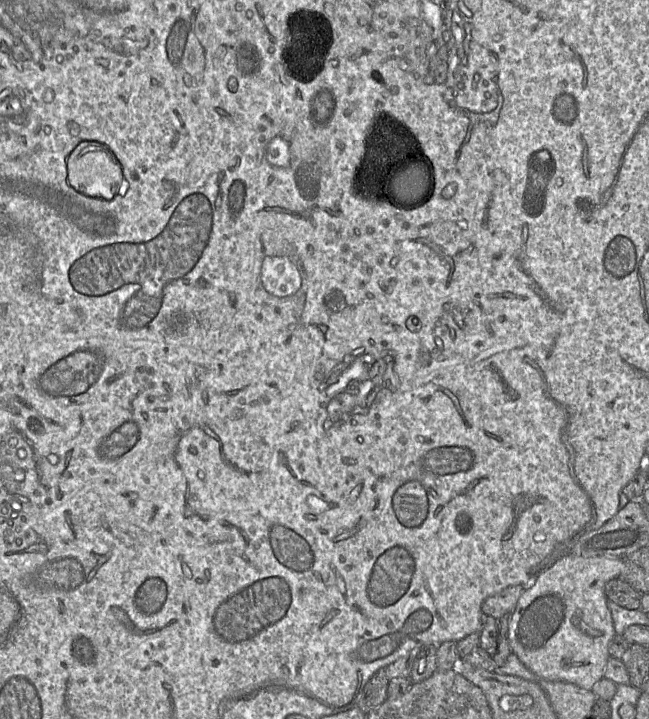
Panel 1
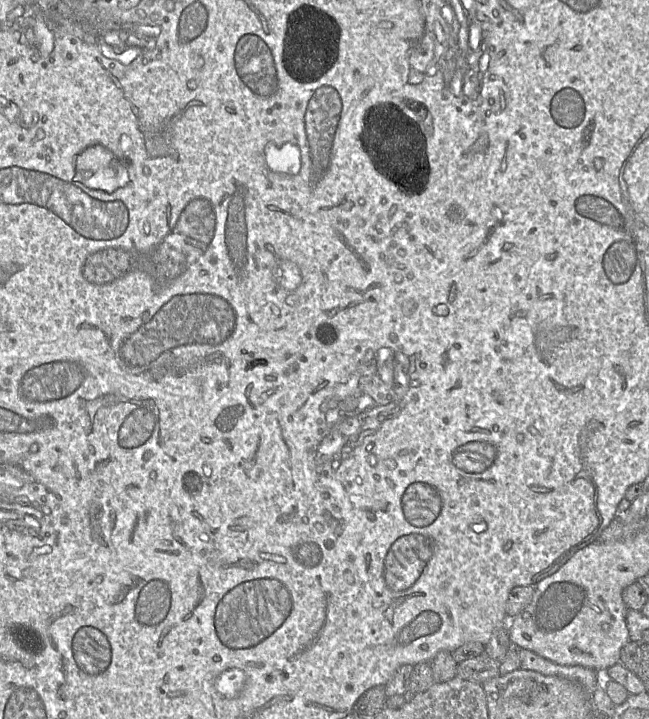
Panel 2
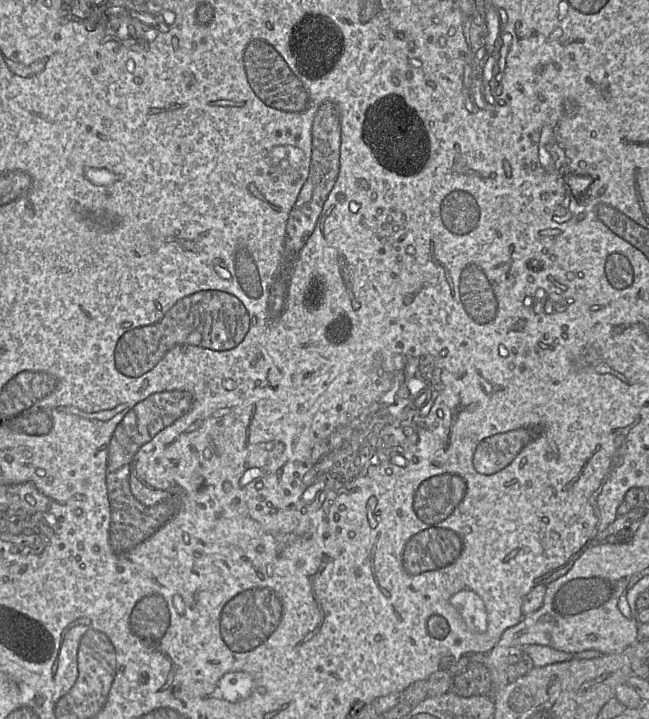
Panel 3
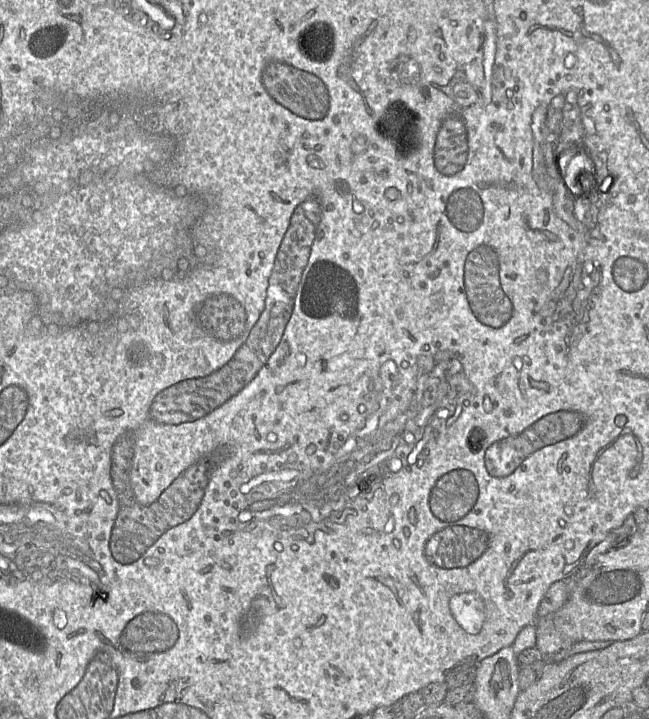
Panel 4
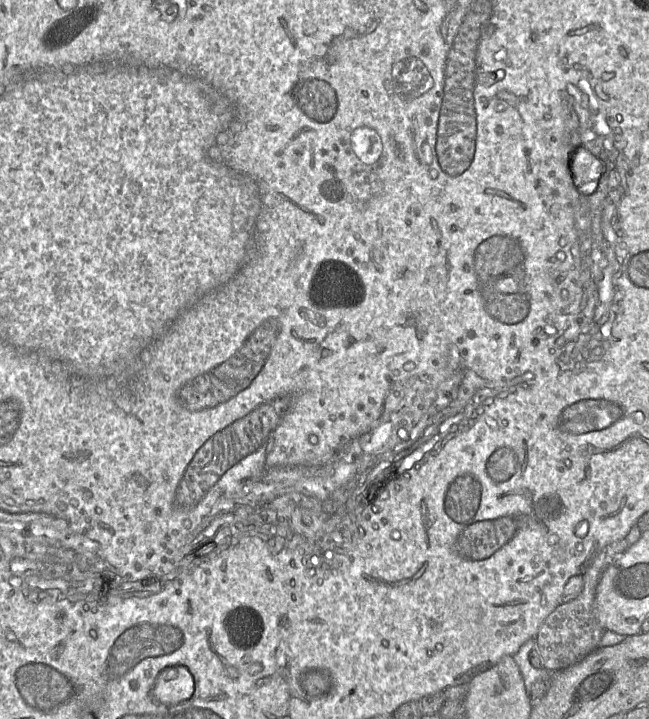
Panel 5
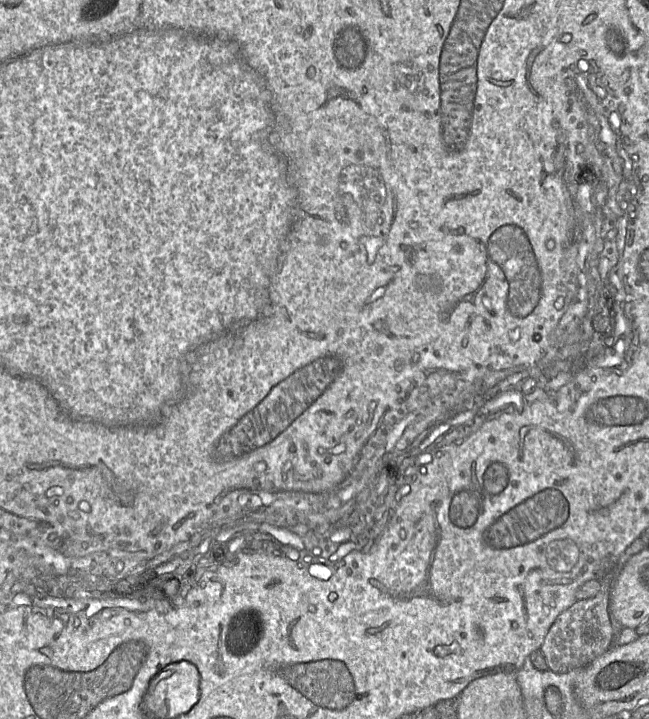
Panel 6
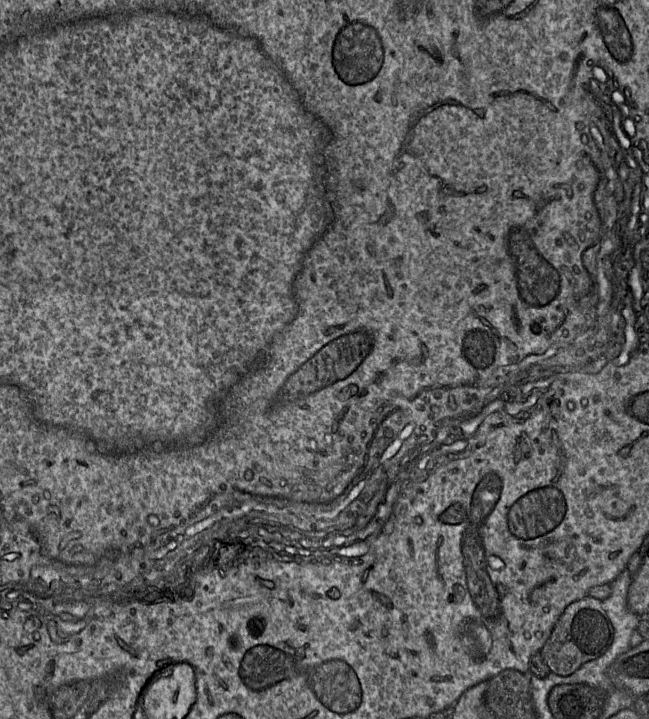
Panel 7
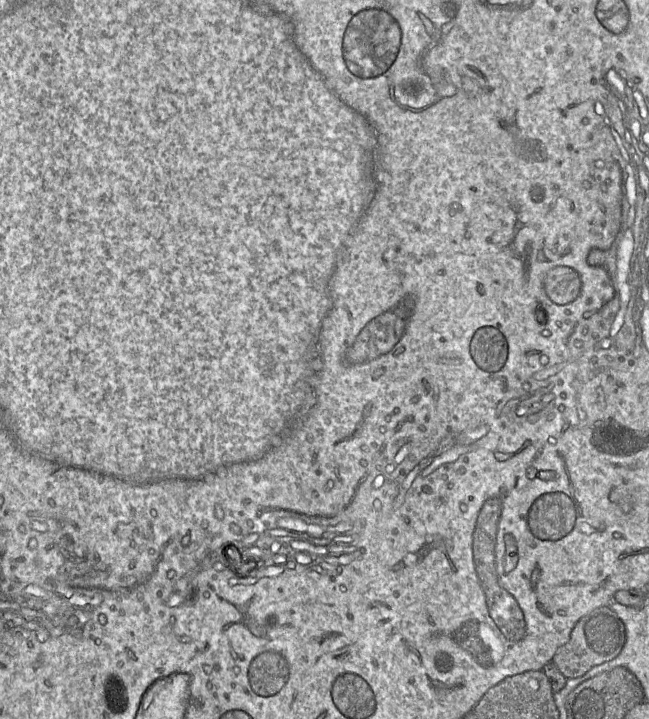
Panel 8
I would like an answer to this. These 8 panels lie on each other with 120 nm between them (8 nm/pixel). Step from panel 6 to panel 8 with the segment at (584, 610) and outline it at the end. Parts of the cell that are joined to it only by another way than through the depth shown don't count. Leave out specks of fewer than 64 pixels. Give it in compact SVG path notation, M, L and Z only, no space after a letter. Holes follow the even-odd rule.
M608 605L601 606L578 620L568 642L556 651L551 662L566 678L580 677L592 667L616 657L623 648L625 639L625 627L622 620Z

